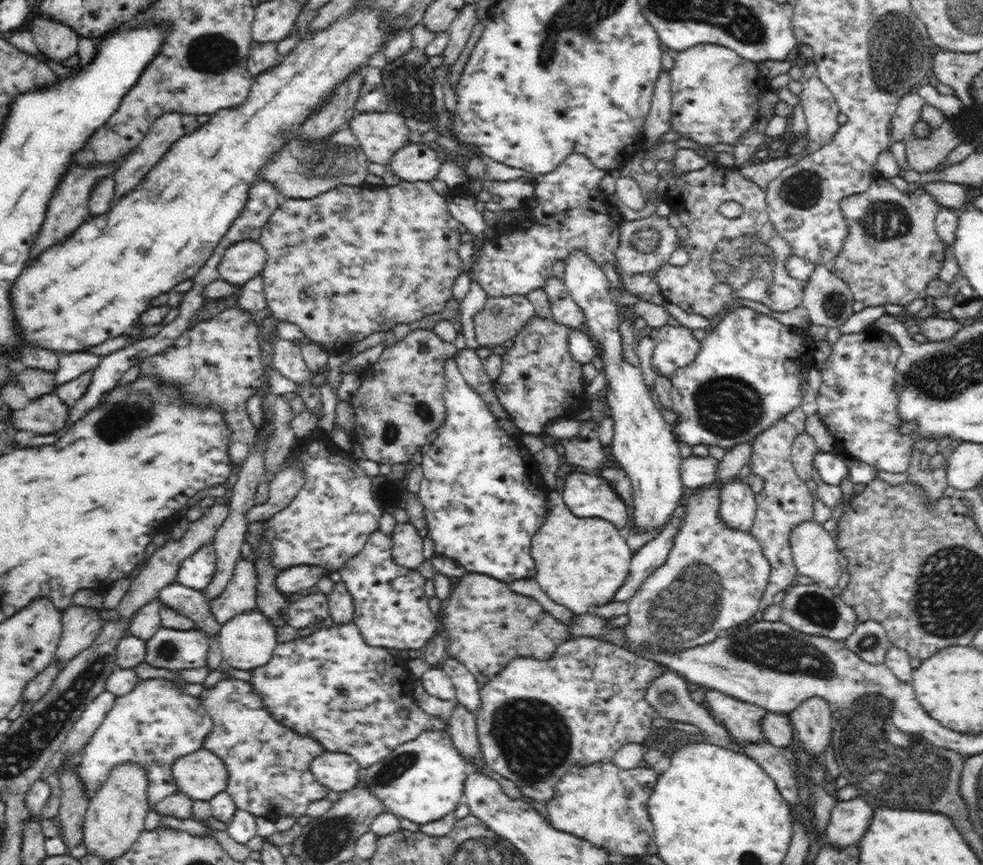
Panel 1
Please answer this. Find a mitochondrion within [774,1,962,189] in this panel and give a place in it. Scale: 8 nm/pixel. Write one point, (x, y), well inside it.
(895, 45)

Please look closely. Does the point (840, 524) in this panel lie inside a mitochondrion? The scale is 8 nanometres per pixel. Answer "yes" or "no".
no

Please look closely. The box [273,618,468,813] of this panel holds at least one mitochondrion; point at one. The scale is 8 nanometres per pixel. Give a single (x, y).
(399, 765)

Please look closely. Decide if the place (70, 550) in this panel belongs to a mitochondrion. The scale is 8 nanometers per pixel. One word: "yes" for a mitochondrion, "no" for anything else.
no

